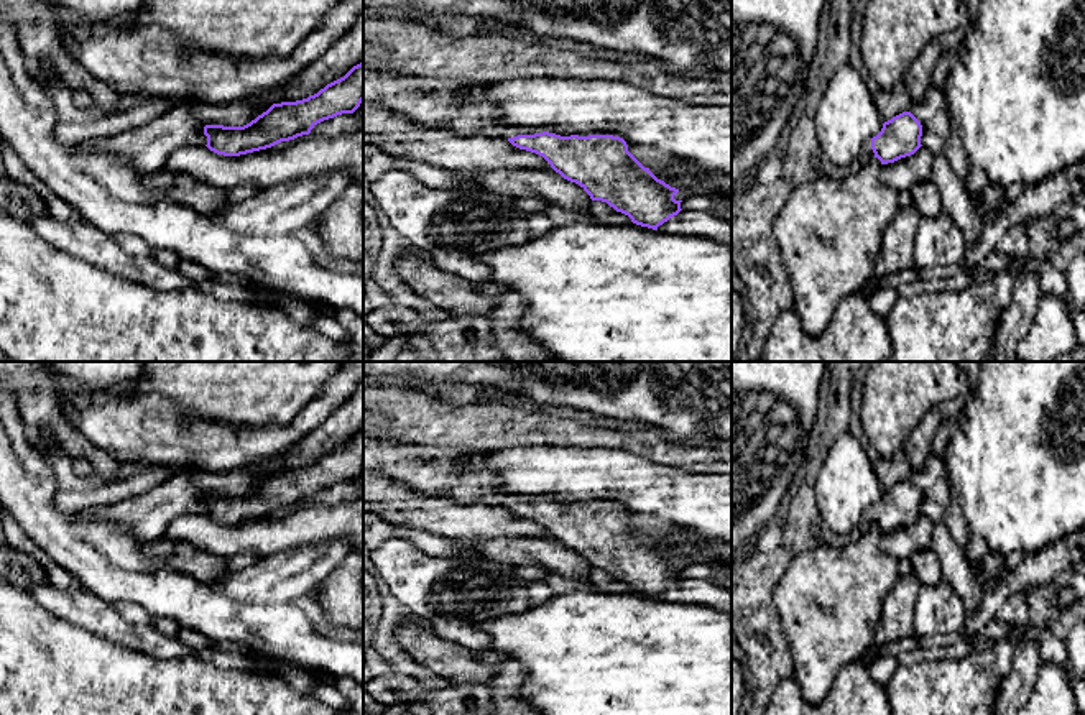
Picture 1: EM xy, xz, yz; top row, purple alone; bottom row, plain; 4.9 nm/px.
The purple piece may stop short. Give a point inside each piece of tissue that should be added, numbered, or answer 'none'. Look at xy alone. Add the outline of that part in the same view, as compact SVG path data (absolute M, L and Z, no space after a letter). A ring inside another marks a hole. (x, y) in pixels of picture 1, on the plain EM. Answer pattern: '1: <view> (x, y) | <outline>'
none

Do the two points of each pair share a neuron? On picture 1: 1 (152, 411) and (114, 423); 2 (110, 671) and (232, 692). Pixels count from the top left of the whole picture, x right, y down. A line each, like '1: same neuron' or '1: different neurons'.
1: same neuron
2: same neuron

